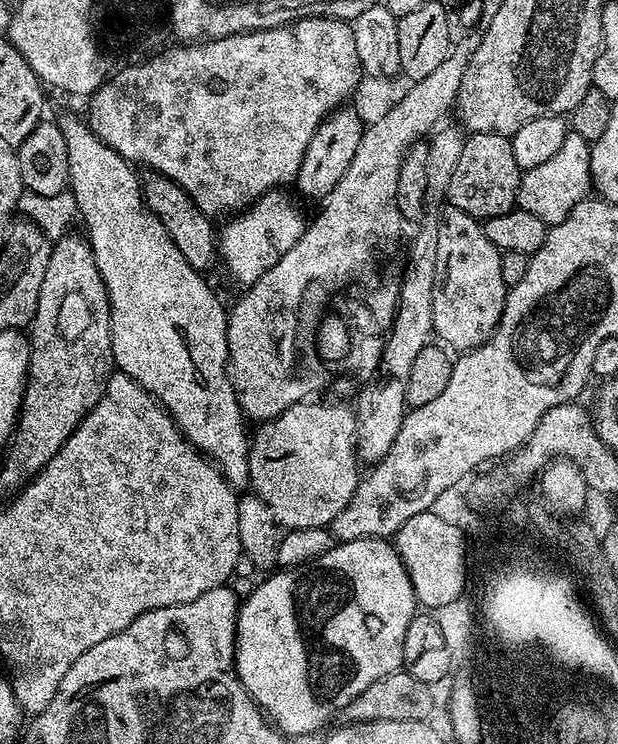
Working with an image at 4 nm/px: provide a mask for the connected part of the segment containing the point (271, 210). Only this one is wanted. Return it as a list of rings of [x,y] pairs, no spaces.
[[[284,190],[268,192],[243,212],[223,221],[224,229],[221,227],[218,232],[218,260],[221,265],[224,263],[229,278],[239,286],[258,282],[258,278],[302,238],[306,215],[286,193]]]

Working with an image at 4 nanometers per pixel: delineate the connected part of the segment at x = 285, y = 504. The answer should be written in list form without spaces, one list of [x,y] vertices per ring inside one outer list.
[[[298,403],[282,410],[273,420],[265,420],[248,446],[248,482],[251,491],[270,508],[281,529],[328,528],[346,509],[362,479],[361,461],[356,451],[356,413],[344,404]]]

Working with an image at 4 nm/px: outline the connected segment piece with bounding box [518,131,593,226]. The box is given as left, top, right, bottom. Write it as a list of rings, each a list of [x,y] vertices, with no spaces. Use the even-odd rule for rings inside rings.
[[[569,131],[566,142],[562,142],[562,150],[550,158],[550,162],[542,162],[534,171],[528,170],[523,173],[520,182],[520,194],[518,197],[519,207],[524,208],[530,214],[542,218],[546,225],[557,224],[578,206],[580,200],[589,199],[592,187],[592,170],[590,168],[590,154],[592,153],[590,143],[578,133]],[[536,176],[544,179],[544,192],[535,192]]]

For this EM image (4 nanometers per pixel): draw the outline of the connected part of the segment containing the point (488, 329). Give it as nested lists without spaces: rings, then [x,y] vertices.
[[[451,206],[445,207],[441,214],[441,225],[438,226],[438,258],[434,277],[433,330],[435,335],[449,349],[457,348],[455,351],[460,354],[482,346],[494,334],[502,318],[509,287],[506,282],[502,282],[502,253],[494,246],[494,242],[490,242],[490,238],[486,238],[483,223],[462,210]]]

